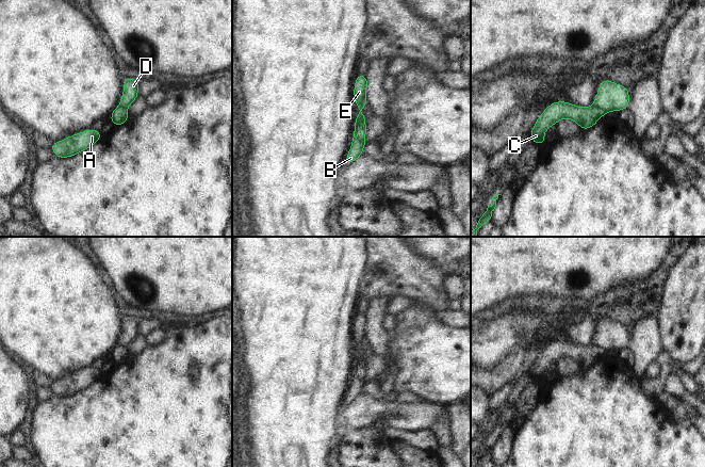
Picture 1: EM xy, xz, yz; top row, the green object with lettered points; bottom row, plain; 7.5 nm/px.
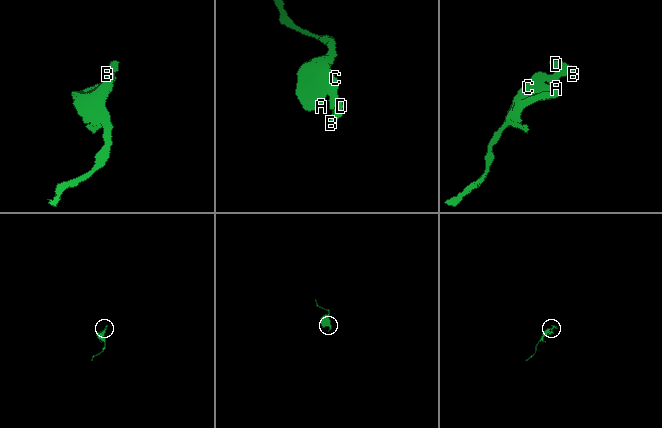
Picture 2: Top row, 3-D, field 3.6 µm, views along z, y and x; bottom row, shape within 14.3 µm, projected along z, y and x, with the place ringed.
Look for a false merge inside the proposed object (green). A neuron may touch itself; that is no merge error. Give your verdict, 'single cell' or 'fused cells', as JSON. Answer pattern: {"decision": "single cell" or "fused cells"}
{"decision": "fused cells"}

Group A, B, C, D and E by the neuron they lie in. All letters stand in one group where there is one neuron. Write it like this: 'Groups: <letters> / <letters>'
Groups: A C E / B D.

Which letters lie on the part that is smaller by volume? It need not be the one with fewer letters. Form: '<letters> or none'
B, D

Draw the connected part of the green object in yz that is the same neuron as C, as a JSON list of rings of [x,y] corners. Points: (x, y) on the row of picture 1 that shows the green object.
[[[559,100],[552,102],[537,118],[530,130],[531,143],[542,145],[546,139],[544,132],[562,118],[575,122],[580,129],[588,130],[597,124],[597,120],[606,115],[599,107],[577,107],[574,103]]]

